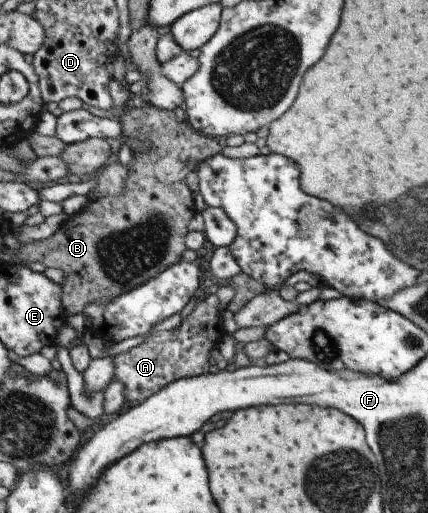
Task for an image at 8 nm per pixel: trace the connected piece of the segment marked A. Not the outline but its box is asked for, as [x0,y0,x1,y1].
[113,295,227,404]

